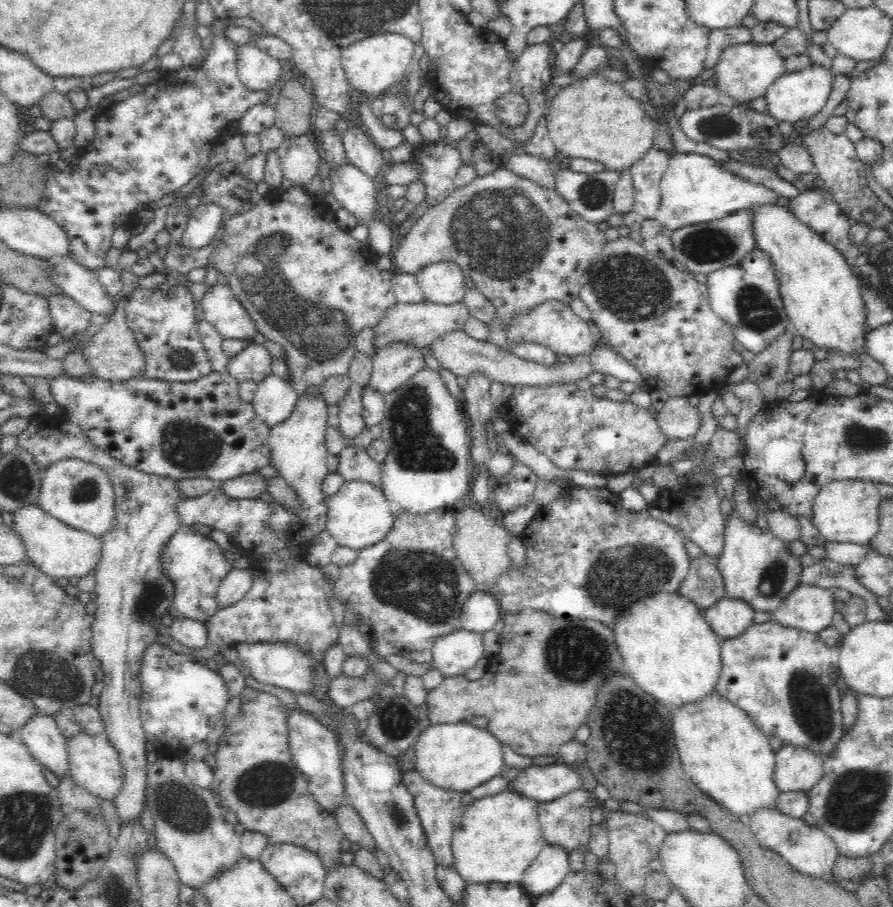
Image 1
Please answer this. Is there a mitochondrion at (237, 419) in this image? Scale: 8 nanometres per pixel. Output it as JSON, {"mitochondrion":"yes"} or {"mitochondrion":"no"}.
{"mitochondrion":"no"}

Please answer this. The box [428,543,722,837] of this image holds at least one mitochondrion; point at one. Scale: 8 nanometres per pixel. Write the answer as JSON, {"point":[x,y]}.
{"point":[630,721]}

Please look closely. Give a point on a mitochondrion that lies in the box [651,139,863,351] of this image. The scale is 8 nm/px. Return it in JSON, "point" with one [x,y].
{"point":[704,246]}

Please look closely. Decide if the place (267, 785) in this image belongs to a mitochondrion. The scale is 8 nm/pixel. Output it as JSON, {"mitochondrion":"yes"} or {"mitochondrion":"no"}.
{"mitochondrion":"yes"}

